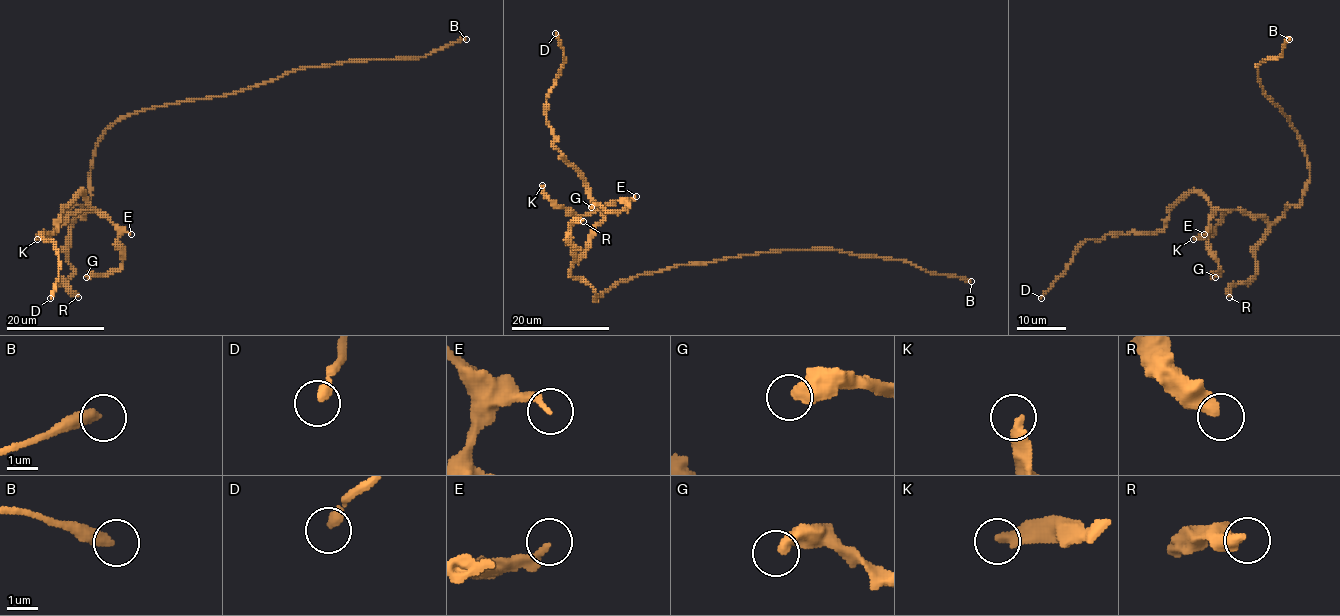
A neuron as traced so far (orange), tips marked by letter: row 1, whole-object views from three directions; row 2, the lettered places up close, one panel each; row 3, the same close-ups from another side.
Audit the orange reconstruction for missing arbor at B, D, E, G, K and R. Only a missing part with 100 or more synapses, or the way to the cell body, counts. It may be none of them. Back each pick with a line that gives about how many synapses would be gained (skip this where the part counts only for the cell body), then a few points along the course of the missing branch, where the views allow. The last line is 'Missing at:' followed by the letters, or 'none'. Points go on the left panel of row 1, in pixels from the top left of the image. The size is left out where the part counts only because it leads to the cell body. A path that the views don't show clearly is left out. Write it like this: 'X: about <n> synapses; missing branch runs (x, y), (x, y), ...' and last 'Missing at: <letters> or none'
B: about 110 synapses
Missing at: B

